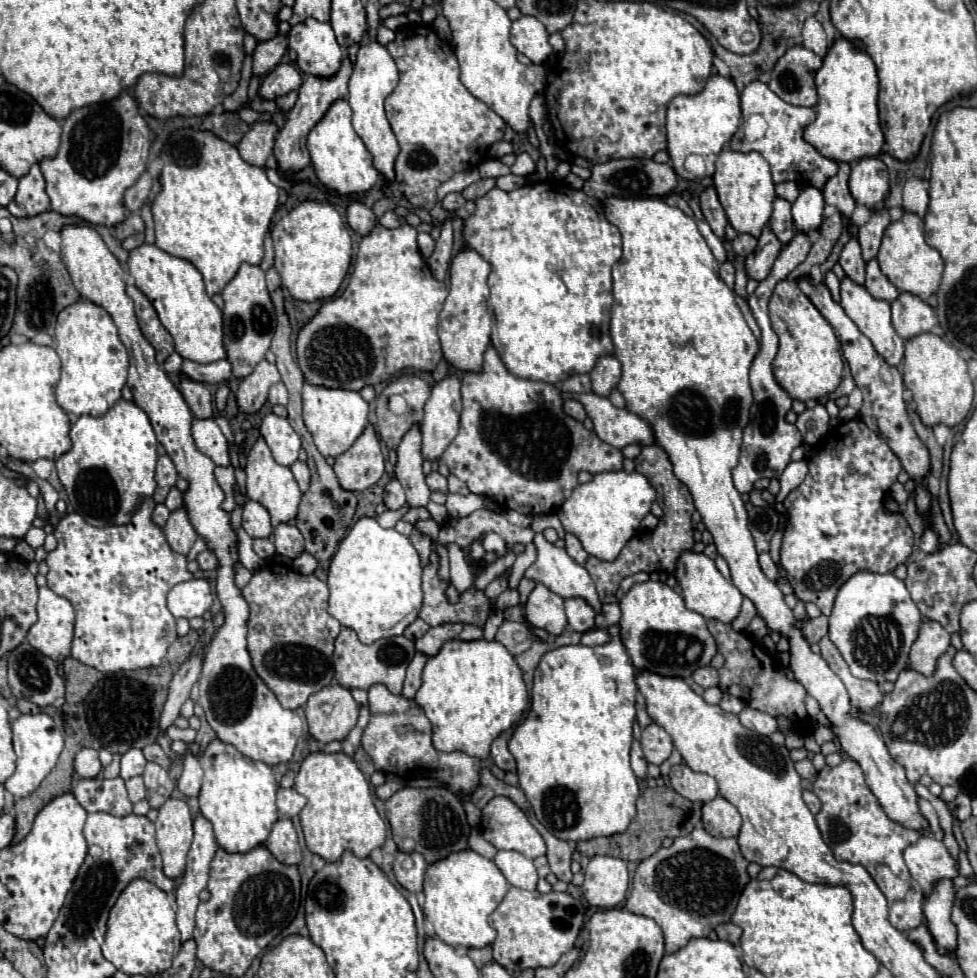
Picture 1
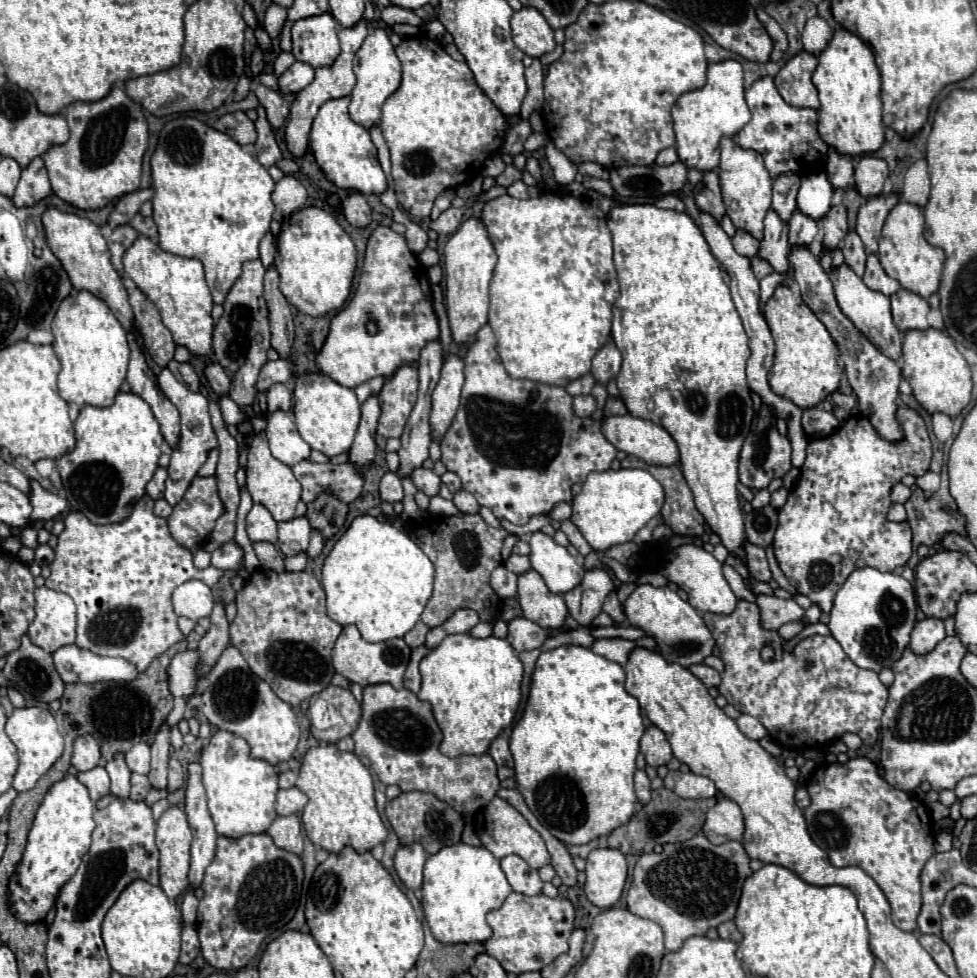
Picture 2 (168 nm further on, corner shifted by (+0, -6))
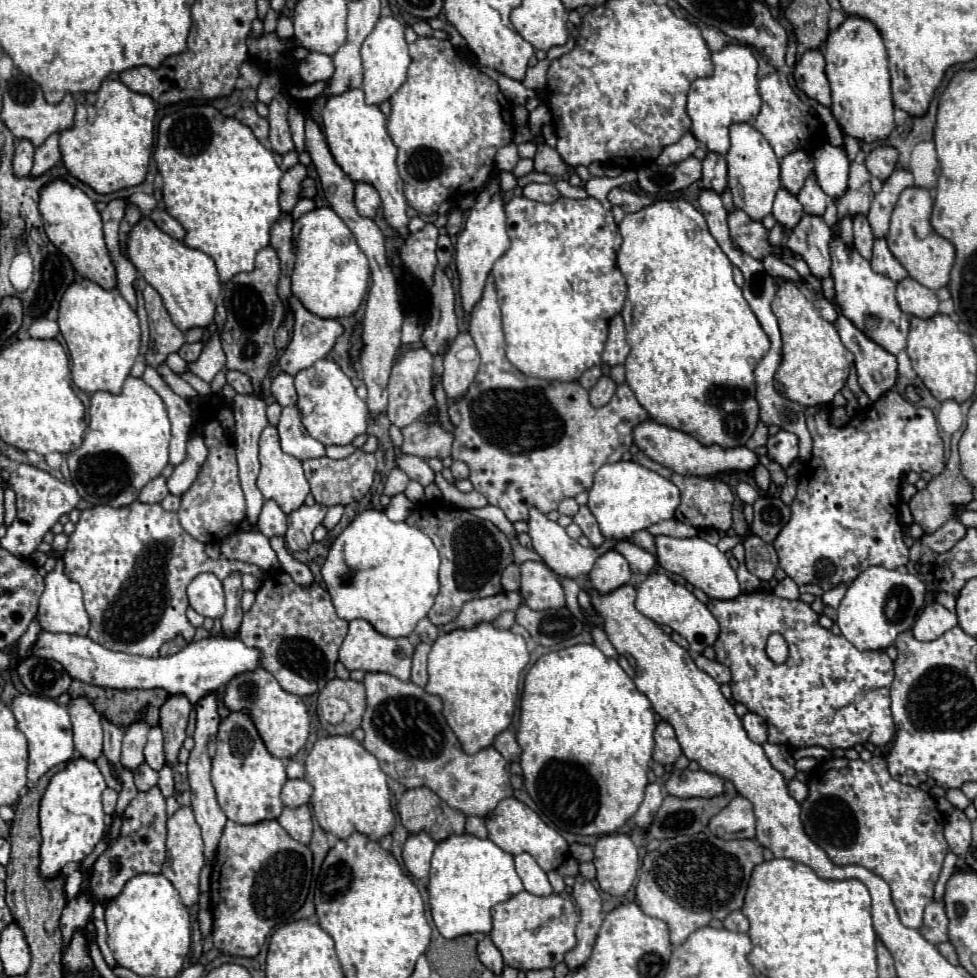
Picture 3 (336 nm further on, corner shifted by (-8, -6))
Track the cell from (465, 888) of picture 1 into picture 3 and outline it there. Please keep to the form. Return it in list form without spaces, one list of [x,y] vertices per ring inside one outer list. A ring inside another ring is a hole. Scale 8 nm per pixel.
[[[450,835],[436,845],[432,855],[432,869],[428,881],[432,919],[446,939],[460,935],[490,933],[492,931],[492,907],[522,891],[522,881],[514,871],[512,855],[502,851],[490,839],[478,839],[474,835]]]

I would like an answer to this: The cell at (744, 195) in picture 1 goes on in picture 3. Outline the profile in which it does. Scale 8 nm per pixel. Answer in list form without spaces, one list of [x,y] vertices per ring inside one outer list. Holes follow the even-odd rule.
[[[736,123],[730,127],[730,149],[726,153],[728,163],[728,189],[734,195],[734,207],[742,209],[750,219],[762,221],[772,213],[772,203],[780,185],[780,163],[768,145],[768,141],[750,125]]]

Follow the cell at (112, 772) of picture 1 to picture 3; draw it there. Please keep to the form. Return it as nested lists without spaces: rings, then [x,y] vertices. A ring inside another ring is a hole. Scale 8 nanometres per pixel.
[[[106,787],[106,791],[102,793],[102,801],[104,801],[104,811],[106,813],[114,813],[116,809],[116,799],[118,799],[118,793],[110,787]]]

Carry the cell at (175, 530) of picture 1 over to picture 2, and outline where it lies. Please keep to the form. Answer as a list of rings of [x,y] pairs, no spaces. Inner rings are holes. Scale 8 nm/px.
[[[196,475],[196,477],[192,479],[188,491],[184,493],[182,501],[174,505],[174,511],[172,511],[172,515],[168,517],[168,527],[170,527],[172,537],[174,537],[180,545],[184,545],[184,547],[190,549],[190,551],[196,551],[198,547],[202,547],[202,545],[208,541],[208,537],[210,537],[212,529],[214,529],[214,523],[216,523],[216,519],[218,519],[222,513],[224,513],[224,505],[222,505],[220,495],[218,495],[216,475],[212,475],[212,477],[198,477],[198,475]]]

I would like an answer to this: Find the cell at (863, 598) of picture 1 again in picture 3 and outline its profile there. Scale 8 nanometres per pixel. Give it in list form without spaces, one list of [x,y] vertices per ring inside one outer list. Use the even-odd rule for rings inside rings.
[[[868,567],[850,585],[838,607],[838,627],[842,635],[860,651],[886,651],[896,645],[896,637],[912,629],[916,613],[924,607],[926,585],[918,575],[890,571],[884,567]]]

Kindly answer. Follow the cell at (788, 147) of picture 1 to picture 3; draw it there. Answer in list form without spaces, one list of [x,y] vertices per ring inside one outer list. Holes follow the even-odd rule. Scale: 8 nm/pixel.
[[[776,71],[776,73],[766,75],[758,83],[758,91],[760,91],[760,97],[762,97],[762,109],[760,109],[758,117],[752,121],[752,125],[770,143],[778,161],[782,161],[788,153],[798,151],[798,149],[806,151],[808,155],[814,155],[824,145],[824,123],[820,121],[816,109],[812,105],[804,103],[794,93],[794,89],[788,83],[784,73]]]

